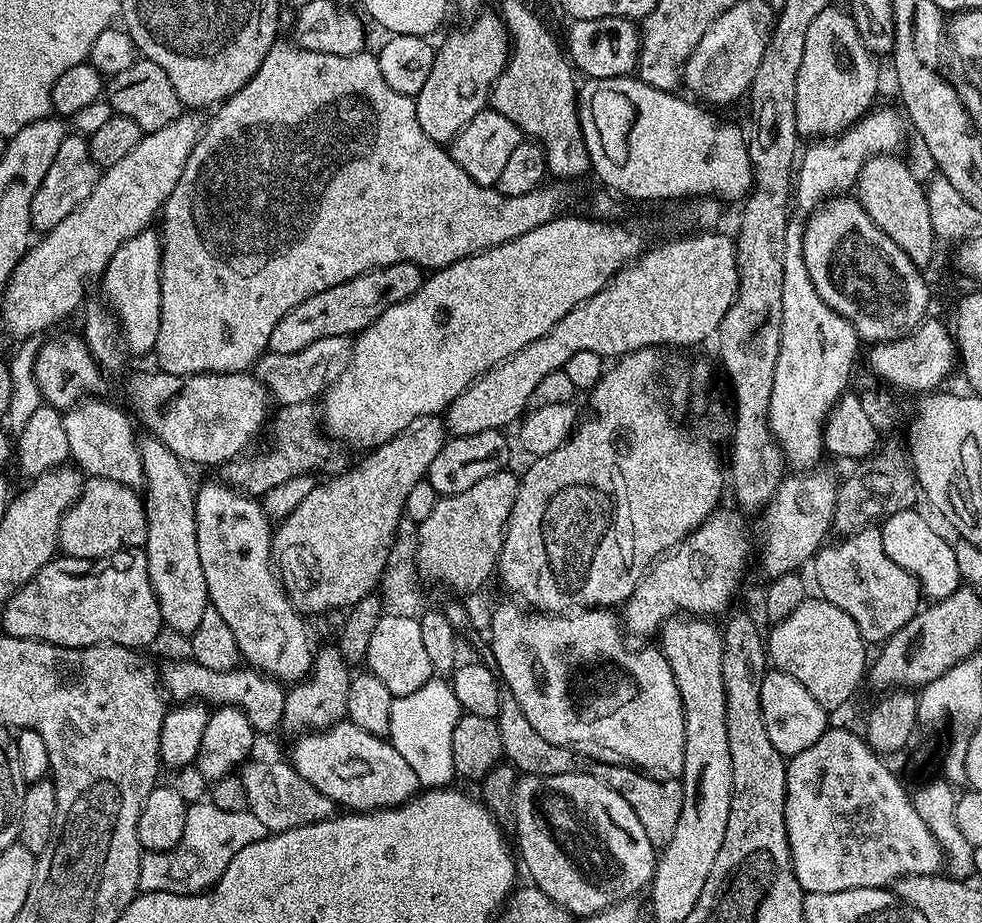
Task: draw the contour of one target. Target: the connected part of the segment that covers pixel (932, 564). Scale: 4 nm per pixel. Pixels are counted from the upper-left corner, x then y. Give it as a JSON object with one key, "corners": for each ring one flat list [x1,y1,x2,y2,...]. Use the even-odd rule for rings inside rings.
{"corners":[[907,508,893,516,885,516,879,525,882,547,920,584,920,591,929,601,945,599,962,587,955,547,916,508]]}

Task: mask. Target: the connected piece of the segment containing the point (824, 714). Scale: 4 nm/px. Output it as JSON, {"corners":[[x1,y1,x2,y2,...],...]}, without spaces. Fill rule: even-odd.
{"corners":[[769,670,762,678,762,722,766,722,766,734,770,737,770,743,774,750,785,758,791,758,802,754,809,746,814,746,818,738,827,732,830,727,829,713,818,702,814,702,814,694,798,682,789,672]]}

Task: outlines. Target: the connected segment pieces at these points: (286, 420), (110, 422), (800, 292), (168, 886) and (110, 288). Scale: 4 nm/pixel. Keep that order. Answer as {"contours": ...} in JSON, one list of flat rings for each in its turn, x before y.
{"contours":[[[315,403,281,404,271,417,270,428,271,424,276,431,276,441,269,446,268,452,256,452,252,457,248,457,248,454,235,456,223,465,223,483,243,490,253,498,262,498,268,490,289,481,295,475,325,472,323,475,331,478,350,467,349,449,326,435,322,427,321,413]],[[86,398,63,413,69,457,85,475,110,478,139,489,143,485,144,475,137,429,123,407,115,408,108,400,96,399,100,398]],[[789,219,786,258,782,266,782,342,778,346,778,366,774,366,774,390,770,390,768,407,768,425,772,437,779,444,787,467,792,470,811,470,821,463,820,456,825,455,824,422,841,396,849,391,852,363,856,360,856,351,862,347,860,335,852,323,826,306,818,290,814,290,814,282,810,282,810,270,806,270,806,262,802,258,803,237,801,221]],[[211,802,204,804,189,803,186,814,186,830,182,830,182,838,178,846,165,852,144,852,140,858,139,891,169,892,193,896,212,887,218,878,230,866,230,858,238,854,238,850,246,850,254,842,263,840,269,835,266,826,254,818,252,812,235,812,234,810,218,810]],[[145,230,122,242,122,246,114,250,114,258,110,258,98,287,104,291,103,303,120,326,125,349,131,355,132,352,136,356,147,352,149,355,158,342,158,322,162,316,159,231]]]}

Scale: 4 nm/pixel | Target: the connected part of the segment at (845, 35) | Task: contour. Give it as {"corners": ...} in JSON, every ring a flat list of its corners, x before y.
{"corners":[[833,6,822,10,822,14,818,14,814,22,810,22,810,30,806,30,806,50,802,50,802,66,798,66,798,82,794,90,796,131,804,138,839,136,877,103,876,91,880,88,880,68,876,65,877,57,869,52,862,42,851,15,847,11,839,12,838,8]]}

